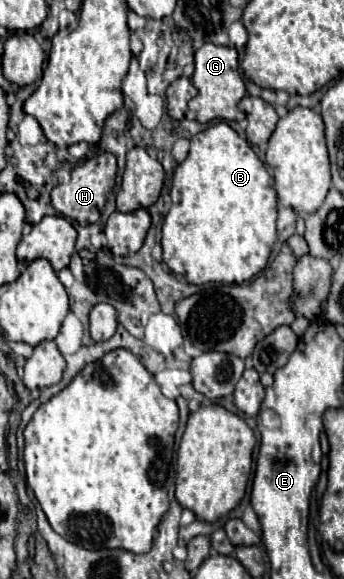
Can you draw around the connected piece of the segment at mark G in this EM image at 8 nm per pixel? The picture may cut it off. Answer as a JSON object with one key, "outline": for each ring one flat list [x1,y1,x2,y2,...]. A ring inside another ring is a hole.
{"outline":[[203,44,195,52,195,74,193,74,193,84,199,90,199,94,189,102,189,110,195,112,199,122,209,122,209,120,243,120,245,114,239,110,239,102,245,96,247,88,245,82,239,74,239,60,237,60,237,50,229,46,215,46,215,44]]}

